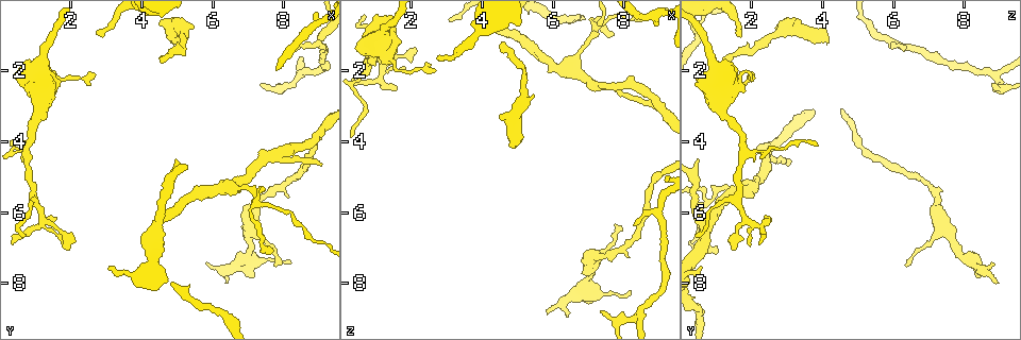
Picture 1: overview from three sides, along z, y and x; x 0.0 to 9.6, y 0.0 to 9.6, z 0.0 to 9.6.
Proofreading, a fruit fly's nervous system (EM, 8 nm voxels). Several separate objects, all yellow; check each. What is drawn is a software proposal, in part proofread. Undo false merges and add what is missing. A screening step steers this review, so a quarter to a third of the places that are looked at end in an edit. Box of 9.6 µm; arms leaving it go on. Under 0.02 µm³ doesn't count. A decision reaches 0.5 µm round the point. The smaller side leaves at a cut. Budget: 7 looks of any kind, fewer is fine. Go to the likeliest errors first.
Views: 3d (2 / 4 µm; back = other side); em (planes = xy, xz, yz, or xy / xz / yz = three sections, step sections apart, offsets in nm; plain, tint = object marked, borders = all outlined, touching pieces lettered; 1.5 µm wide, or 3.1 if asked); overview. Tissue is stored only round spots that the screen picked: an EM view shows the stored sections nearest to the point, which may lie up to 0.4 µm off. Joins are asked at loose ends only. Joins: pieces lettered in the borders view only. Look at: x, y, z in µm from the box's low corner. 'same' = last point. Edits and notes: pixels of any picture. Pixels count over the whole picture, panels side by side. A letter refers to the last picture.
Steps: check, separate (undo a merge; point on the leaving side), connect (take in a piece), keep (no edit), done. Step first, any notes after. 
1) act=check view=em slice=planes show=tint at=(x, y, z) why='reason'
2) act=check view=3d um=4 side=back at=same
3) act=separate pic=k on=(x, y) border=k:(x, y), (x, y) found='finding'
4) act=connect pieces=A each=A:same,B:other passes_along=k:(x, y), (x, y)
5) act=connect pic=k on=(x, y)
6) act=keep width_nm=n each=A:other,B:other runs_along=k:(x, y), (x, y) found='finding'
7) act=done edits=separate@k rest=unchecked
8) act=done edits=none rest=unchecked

act=check view=em slice=planes show=borders at=(7.40, 5.55, 7.25) why='thick turns thin'

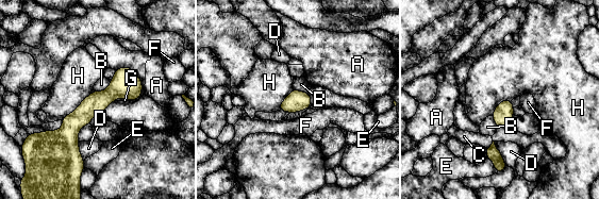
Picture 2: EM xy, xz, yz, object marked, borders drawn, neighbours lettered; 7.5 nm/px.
act=keep each=A:other,B:other,C:other,D:other,E:other,F:other,G:other,H:other border=2:(94, 90), (61, 119) found='one neuron here'

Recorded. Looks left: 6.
act=check view=3d um=2 at=(2.65, 0.95, 1.60) why='tapers out'

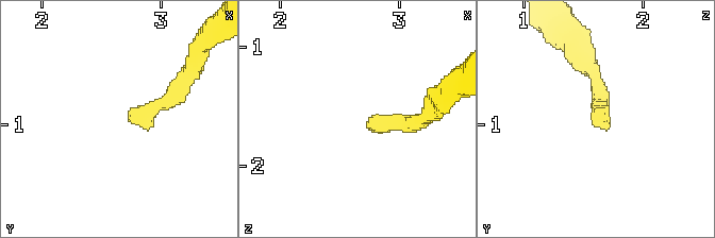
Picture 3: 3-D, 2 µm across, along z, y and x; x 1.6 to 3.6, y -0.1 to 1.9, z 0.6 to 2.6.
act=check view=em slice=planes show=borders at=(2.70, 0.94, 1.66)

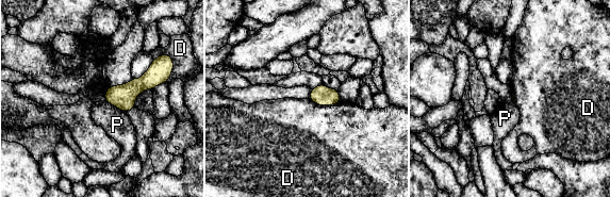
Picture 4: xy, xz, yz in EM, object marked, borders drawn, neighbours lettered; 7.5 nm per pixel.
act=keep each=D:other,P:other border=4:(308, 99), (322, 105), (341, 101) found='no lettered piece goes on from it'

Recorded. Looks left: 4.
act=check view=em slice=xy step=4 show=tint at=(8.30, 1.40, 6.40) why='branch stops here'

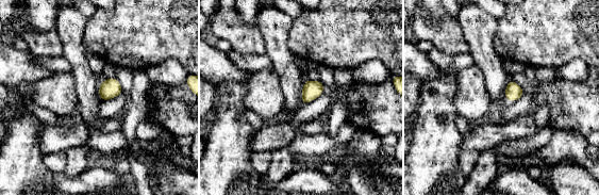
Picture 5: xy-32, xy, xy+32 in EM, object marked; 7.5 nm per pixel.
act=check view=em slice=planes show=borders at=same

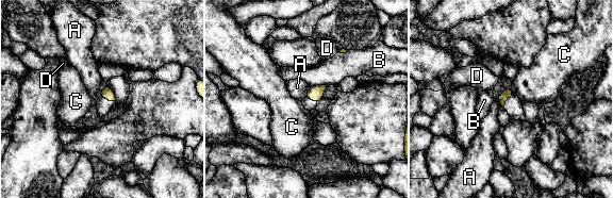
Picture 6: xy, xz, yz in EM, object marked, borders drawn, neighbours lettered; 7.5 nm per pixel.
act=keep each=A:other,B:other,C:other,D:other border=6:(511, 87), (514, 92) found='no lettered piece goes on from it'

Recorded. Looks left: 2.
act=done edits=none rest=unchecked

